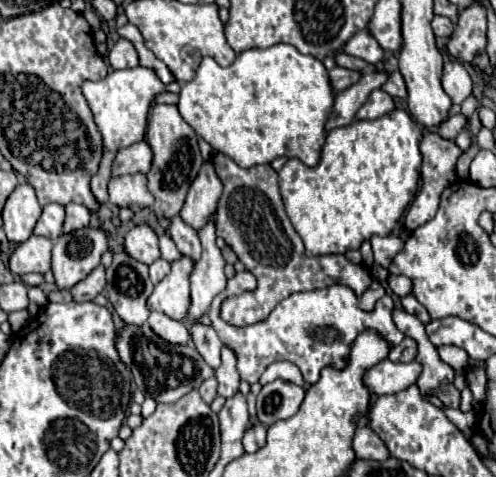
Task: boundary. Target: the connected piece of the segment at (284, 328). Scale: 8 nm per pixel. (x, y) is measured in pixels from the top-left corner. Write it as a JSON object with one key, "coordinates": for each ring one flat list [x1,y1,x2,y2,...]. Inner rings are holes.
{"coordinates":[[250,271,236,273,234,279,228,281,226,289,218,293,208,307,208,317,212,321,212,327,216,329,222,343,236,353,238,373,248,383,256,383,260,375,264,373,264,369,274,361,290,361,298,365,298,369,304,375,304,381,316,383,322,367,326,365,342,367,344,365,352,339,356,339,356,335,368,327,378,329,384,335,384,339,388,339,392,345,398,345,404,339,404,333,392,321,394,303,388,295,384,295,378,301,372,313,366,313,358,307,358,297,354,295,354,291,344,285,332,285,326,289,292,293,280,305,274,307,274,311,268,315,266,321,260,321,252,327,232,327,224,323,220,319,220,303,226,297,240,295,252,289,256,289,256,277]]}

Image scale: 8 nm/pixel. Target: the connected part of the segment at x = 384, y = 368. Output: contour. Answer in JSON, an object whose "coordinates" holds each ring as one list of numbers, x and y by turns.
{"coordinates":[[384,359,366,371,364,383,374,395,392,395,416,383,420,371,422,365,416,359,410,363,392,363,390,359]]}

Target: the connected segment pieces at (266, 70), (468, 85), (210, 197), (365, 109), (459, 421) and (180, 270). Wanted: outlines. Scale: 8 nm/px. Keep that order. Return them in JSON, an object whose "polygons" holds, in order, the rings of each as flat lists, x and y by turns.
{"polygons":[[[280,43,268,49,248,49,240,53,230,67,220,67,212,57,204,57,196,77,182,85,178,111,214,151,232,157,240,167,270,163,276,157,296,157,308,167,316,167,326,139,324,125,332,111,334,97,324,63,312,55,302,55,292,45]],[[458,61,444,63,442,87,450,95,452,103,462,103,472,93,472,79,462,63,458,63]],[[204,161,196,179,188,189,180,217,194,229,200,229,208,221,208,215,214,215,220,191,222,191,222,181,214,171,212,161]],[[376,89,368,97,368,101,358,109,356,119,378,119,388,115,392,109,394,109,394,99,386,91]],[[430,399,430,401,432,401,436,407,442,407,444,413,446,413,446,417,472,441,472,437,474,437,472,425,474,425,474,431,476,431,476,421,478,421,478,419,476,419,476,413,470,411,470,413,466,415,466,413,462,413,462,411,458,411,458,409,446,409,438,399]],[[182,255,172,263,172,271,154,287,148,297,148,309,160,311,170,319,184,321,190,309,190,275,194,271,194,261]]]}

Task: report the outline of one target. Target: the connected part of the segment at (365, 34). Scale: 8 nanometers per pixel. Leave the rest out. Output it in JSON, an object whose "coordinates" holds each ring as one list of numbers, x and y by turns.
{"coordinates":[[368,29,354,35,342,51,346,51,348,55,356,55,356,57,372,63,372,65,384,57,384,49,378,45,378,41,374,39,374,35]]}

